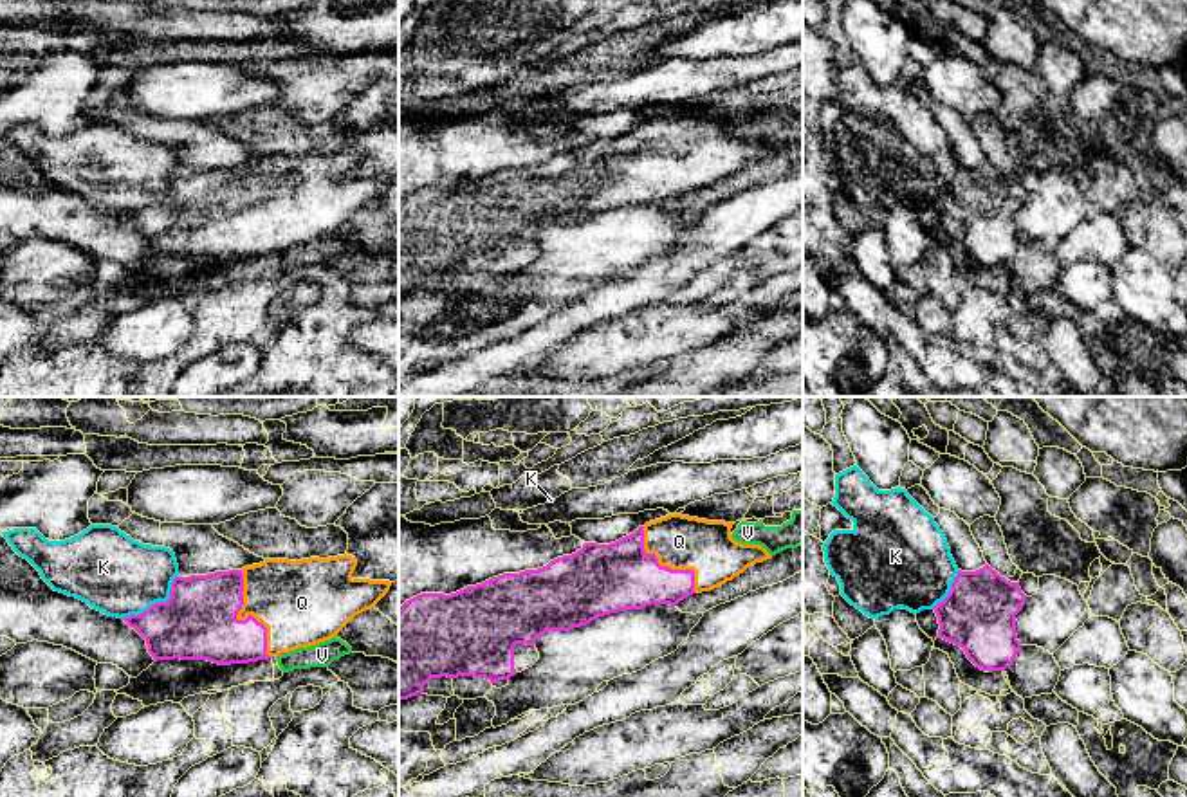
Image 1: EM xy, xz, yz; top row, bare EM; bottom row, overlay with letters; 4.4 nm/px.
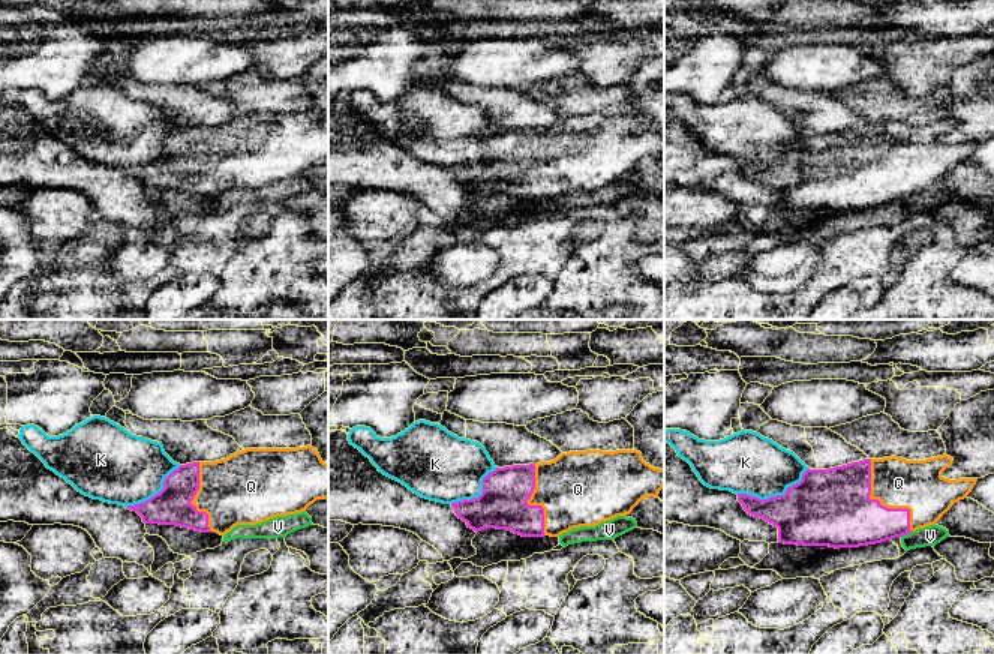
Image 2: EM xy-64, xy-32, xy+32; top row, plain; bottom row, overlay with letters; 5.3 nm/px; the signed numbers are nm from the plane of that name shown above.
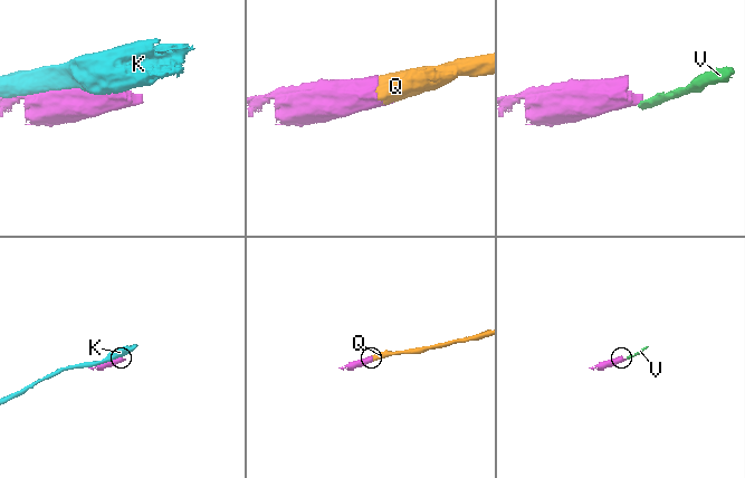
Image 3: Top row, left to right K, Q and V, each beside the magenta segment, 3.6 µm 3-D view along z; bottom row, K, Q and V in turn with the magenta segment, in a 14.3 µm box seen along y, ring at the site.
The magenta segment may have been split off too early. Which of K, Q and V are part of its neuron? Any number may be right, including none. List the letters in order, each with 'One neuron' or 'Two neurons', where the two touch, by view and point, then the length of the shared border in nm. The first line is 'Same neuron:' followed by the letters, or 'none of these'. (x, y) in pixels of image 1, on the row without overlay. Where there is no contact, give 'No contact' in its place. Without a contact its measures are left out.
Same neuron: Q
K: Two neurons. Touches magenta at xy (156, 199). Shared border 320 nm
Q: One neuron. Touches magenta at xy (246, 215). Shared border 420 nm
V: Two neurons. Touches magenta at xy (282, 249). Shared border 30 nm

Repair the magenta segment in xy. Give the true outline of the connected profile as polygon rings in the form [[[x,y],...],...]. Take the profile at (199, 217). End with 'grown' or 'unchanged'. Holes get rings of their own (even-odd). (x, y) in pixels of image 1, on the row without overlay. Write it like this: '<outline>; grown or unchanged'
[[[345,150],[319,155],[265,155],[242,166],[215,168],[207,171],[175,173],[170,195],[155,198],[139,211],[123,213],[148,242],[153,256],[207,256],[218,261],[249,260],[276,254],[298,243],[310,243],[337,233],[359,209],[375,204],[388,189],[390,177],[354,175],[355,153]]]; grown

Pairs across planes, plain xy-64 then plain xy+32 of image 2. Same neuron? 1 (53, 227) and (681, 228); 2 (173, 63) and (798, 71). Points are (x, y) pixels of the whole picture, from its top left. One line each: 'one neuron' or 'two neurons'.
1: one neuron
2: one neuron

